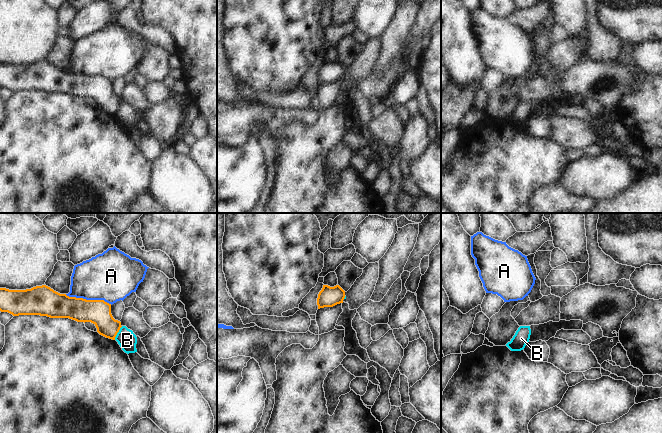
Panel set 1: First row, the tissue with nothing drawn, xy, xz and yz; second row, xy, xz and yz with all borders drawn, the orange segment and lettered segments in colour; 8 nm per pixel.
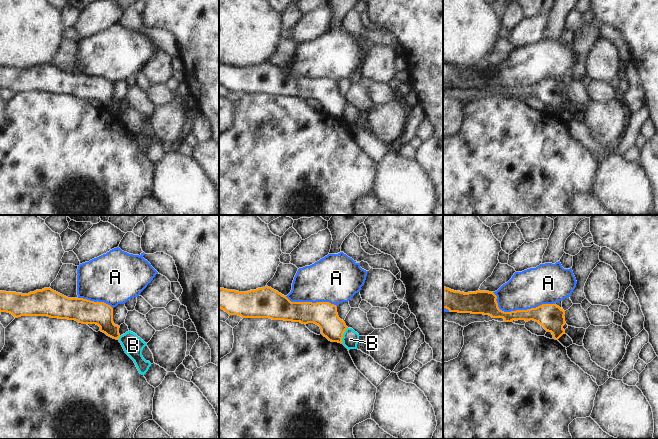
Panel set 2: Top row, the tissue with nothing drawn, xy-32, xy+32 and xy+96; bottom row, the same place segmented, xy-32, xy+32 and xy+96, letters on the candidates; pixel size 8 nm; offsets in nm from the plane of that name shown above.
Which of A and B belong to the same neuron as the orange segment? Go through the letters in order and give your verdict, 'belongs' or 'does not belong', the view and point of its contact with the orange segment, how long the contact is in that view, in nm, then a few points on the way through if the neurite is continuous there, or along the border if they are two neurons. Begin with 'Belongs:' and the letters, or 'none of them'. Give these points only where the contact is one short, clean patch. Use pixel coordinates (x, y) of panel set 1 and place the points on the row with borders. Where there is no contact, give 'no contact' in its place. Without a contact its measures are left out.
Belongs: none of them
A: does not belong; meets orange in xy at (88, 300); contact 380 nm long
B: does not belong; meets orange in xy at (117, 332); contact 130 nm long; border along xy (122, 326), (114, 339)

